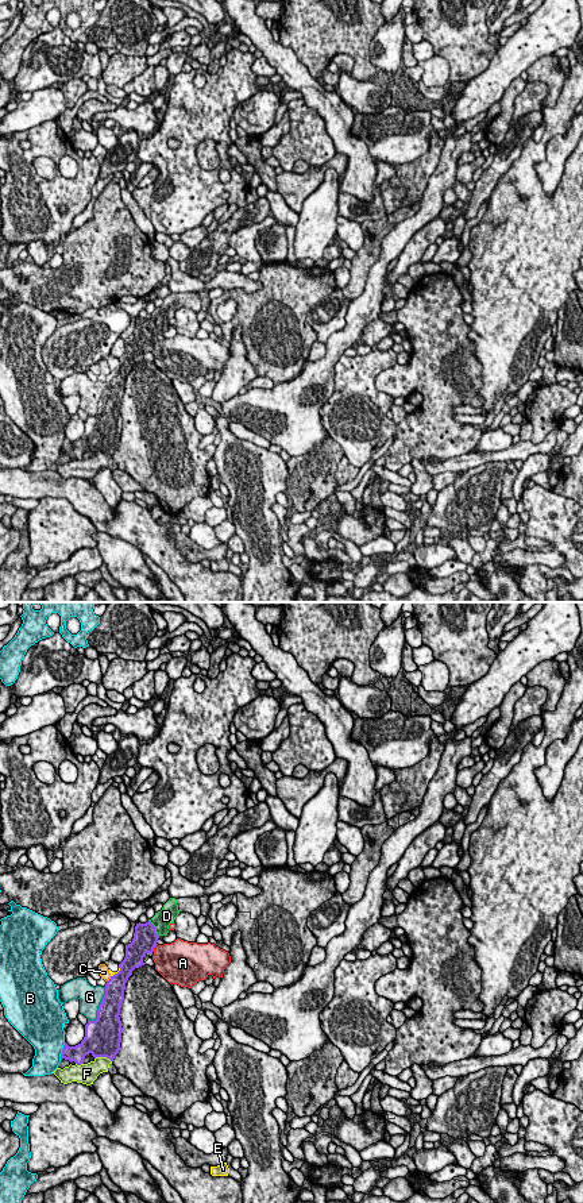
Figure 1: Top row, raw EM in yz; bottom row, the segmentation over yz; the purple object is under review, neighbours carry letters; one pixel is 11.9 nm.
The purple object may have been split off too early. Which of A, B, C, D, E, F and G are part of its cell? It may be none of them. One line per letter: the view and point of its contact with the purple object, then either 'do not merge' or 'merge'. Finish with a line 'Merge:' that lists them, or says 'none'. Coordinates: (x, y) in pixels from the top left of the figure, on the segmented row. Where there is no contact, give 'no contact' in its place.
A: meets purple in yz at (154, 947); do not merge
B: meets purple in yz at (62, 1051); do not merge
C: meets purple in yz at (109, 979); do not merge
D: meets purple in yz at (154, 928); merge
E: meets purple in yz at (118, 972); do not merge
F: meets purple in yz at (103, 1056); do not merge
G: meets purple in yz at (99, 1007); do not merge
Merge: D

